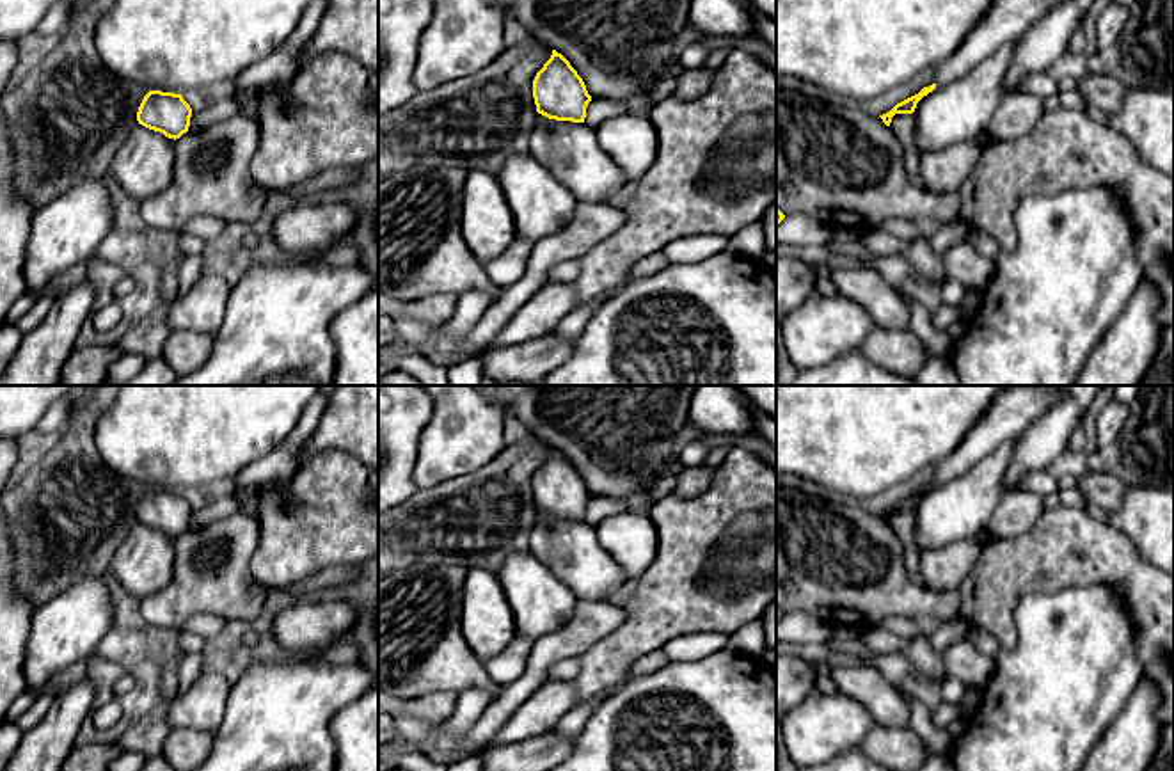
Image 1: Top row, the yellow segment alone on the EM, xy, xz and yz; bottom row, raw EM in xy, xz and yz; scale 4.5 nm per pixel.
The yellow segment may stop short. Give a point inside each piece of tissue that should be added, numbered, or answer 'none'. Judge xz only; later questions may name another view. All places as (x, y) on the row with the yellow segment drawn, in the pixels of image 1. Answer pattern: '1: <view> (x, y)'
1: xz (571, 151)

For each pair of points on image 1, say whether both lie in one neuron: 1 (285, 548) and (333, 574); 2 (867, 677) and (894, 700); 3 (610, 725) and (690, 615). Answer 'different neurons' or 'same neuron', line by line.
1: different neurons
2: same neuron
3: different neurons

